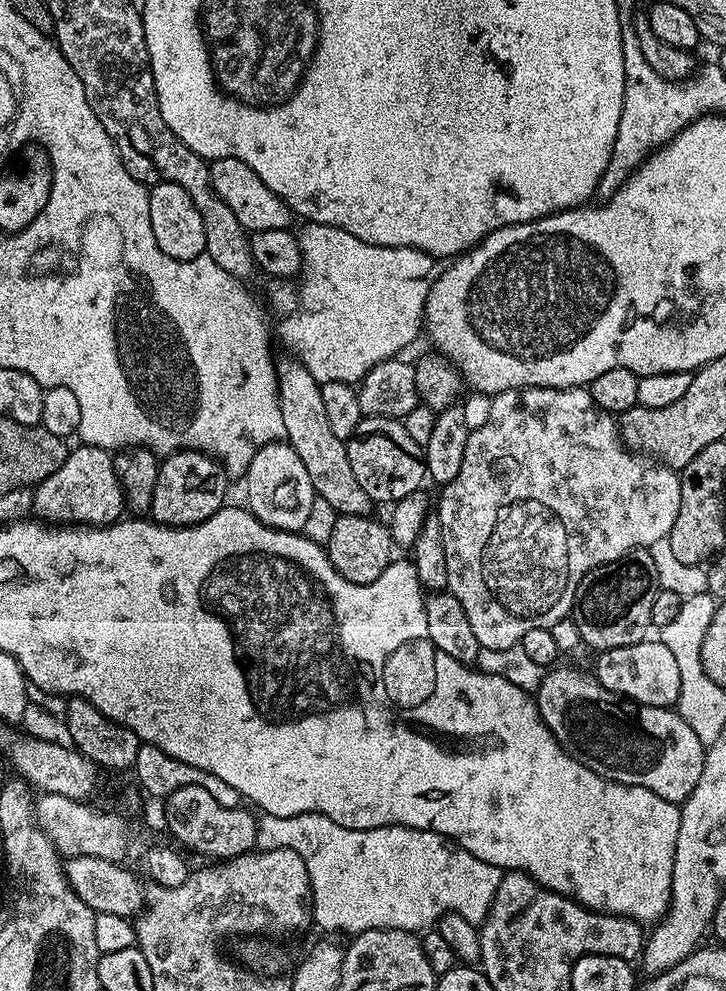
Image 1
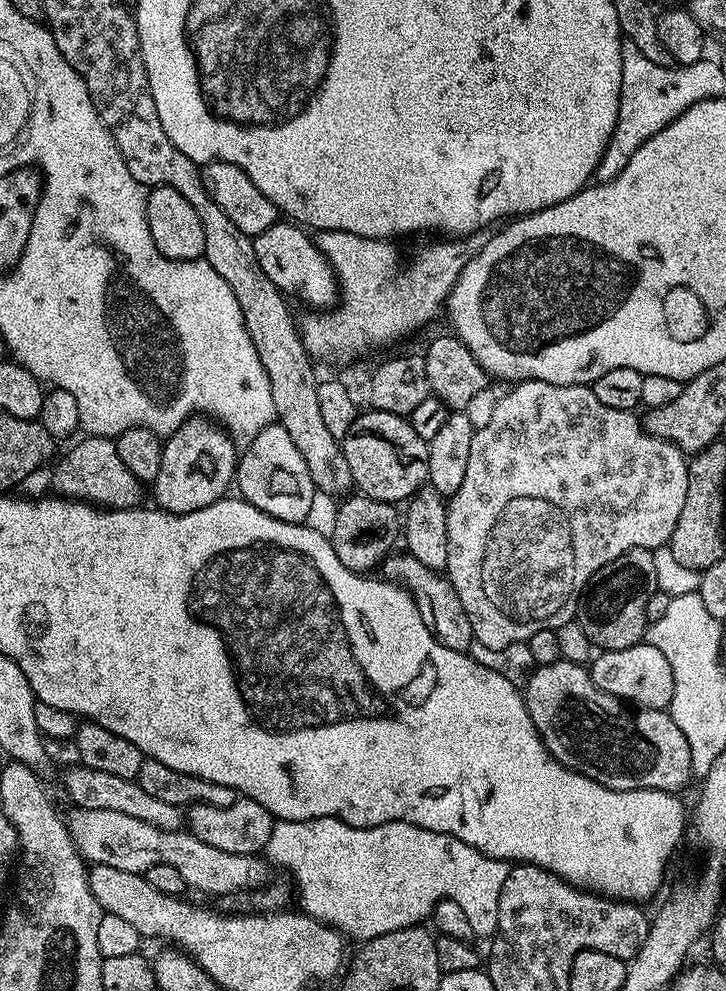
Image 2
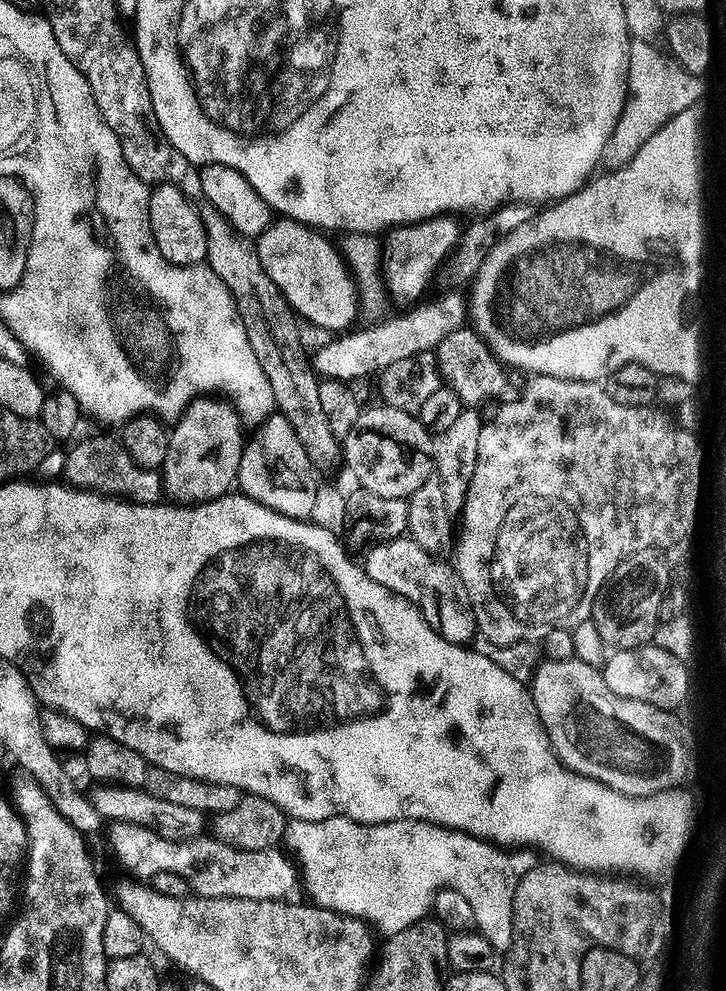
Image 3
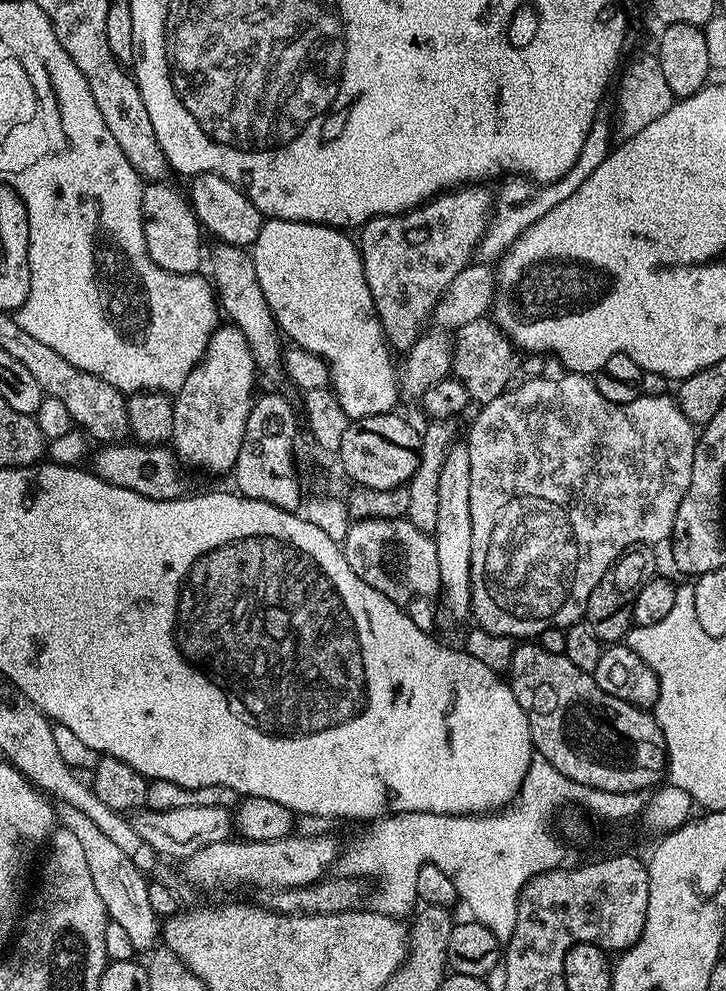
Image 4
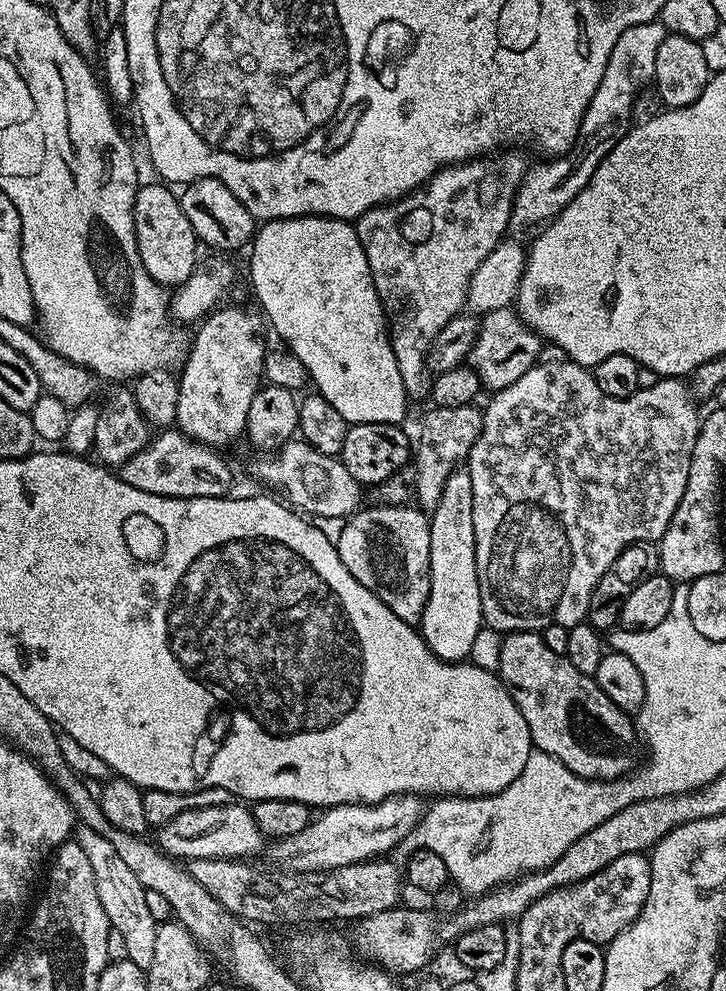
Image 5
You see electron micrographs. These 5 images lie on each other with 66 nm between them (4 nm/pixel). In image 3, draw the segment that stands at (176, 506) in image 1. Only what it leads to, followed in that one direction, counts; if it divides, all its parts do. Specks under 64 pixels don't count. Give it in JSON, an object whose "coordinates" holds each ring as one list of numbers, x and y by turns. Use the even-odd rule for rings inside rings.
{"coordinates":[[205,394,195,400,192,400,188,407,184,410,184,415,179,420,175,421,171,425,168,434,168,449,166,450,166,458,162,465,162,492,165,497,171,503,178,504,181,506,187,506,189,504,204,504,208,500,217,500,220,496,229,495,230,489,237,483,237,476,239,474,239,460,242,458,246,436,242,431,242,425,240,422,240,416,237,414,235,408,232,407,231,403,224,398,213,398,211,395]]}

